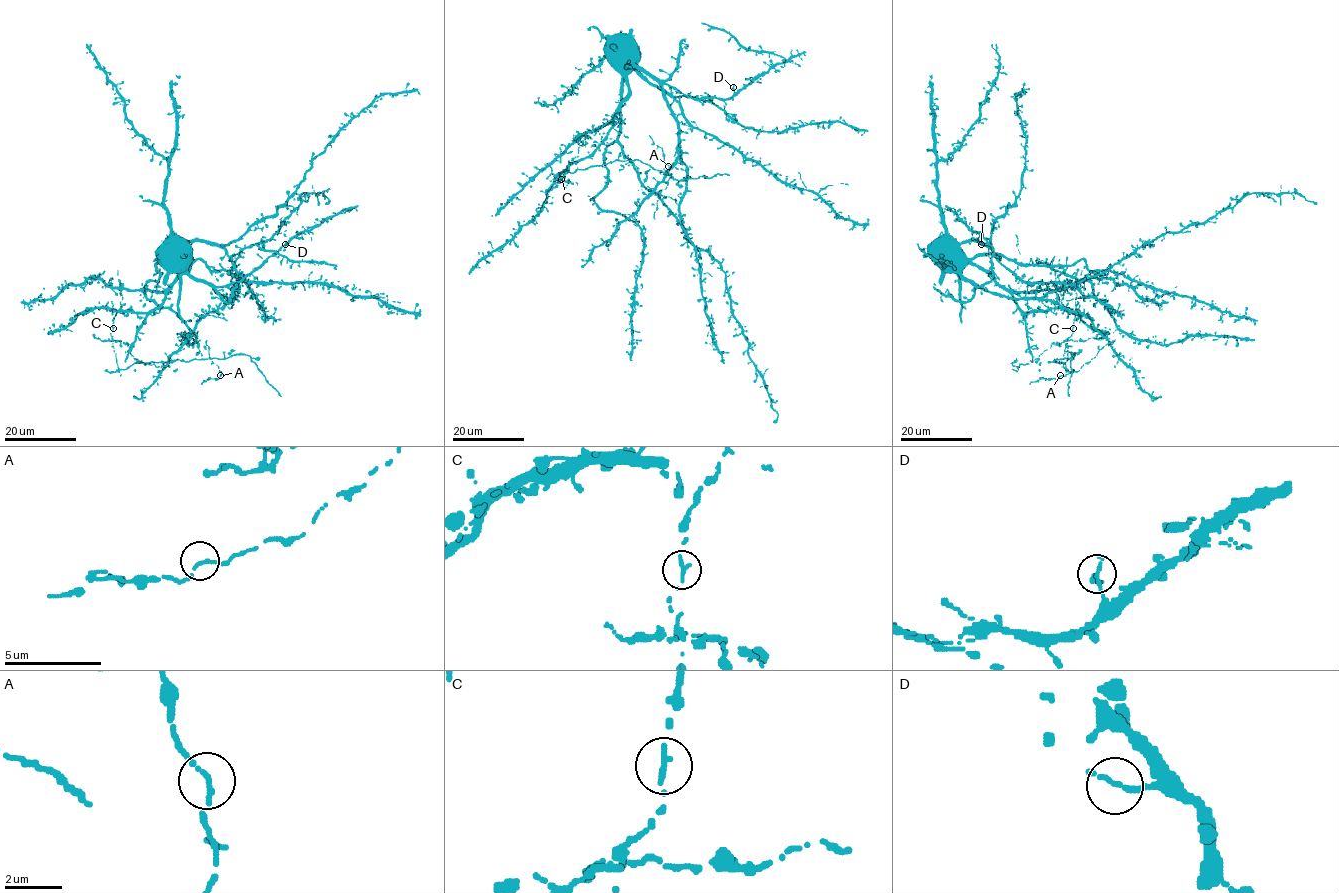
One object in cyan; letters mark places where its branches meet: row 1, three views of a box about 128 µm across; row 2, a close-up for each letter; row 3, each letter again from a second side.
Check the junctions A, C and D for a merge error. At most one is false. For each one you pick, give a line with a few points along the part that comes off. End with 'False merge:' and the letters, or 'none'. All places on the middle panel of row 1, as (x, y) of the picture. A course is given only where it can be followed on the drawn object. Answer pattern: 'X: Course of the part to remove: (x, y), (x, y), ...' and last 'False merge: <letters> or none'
C: Course of the part to remove: (561, 178), (564, 171), (574, 172), (616, 160), (639, 160), (675, 179), (729, 175)
False merge: C

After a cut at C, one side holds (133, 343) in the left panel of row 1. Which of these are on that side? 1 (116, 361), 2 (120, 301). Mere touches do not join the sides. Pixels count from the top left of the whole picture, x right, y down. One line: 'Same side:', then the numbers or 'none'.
Same side: none

